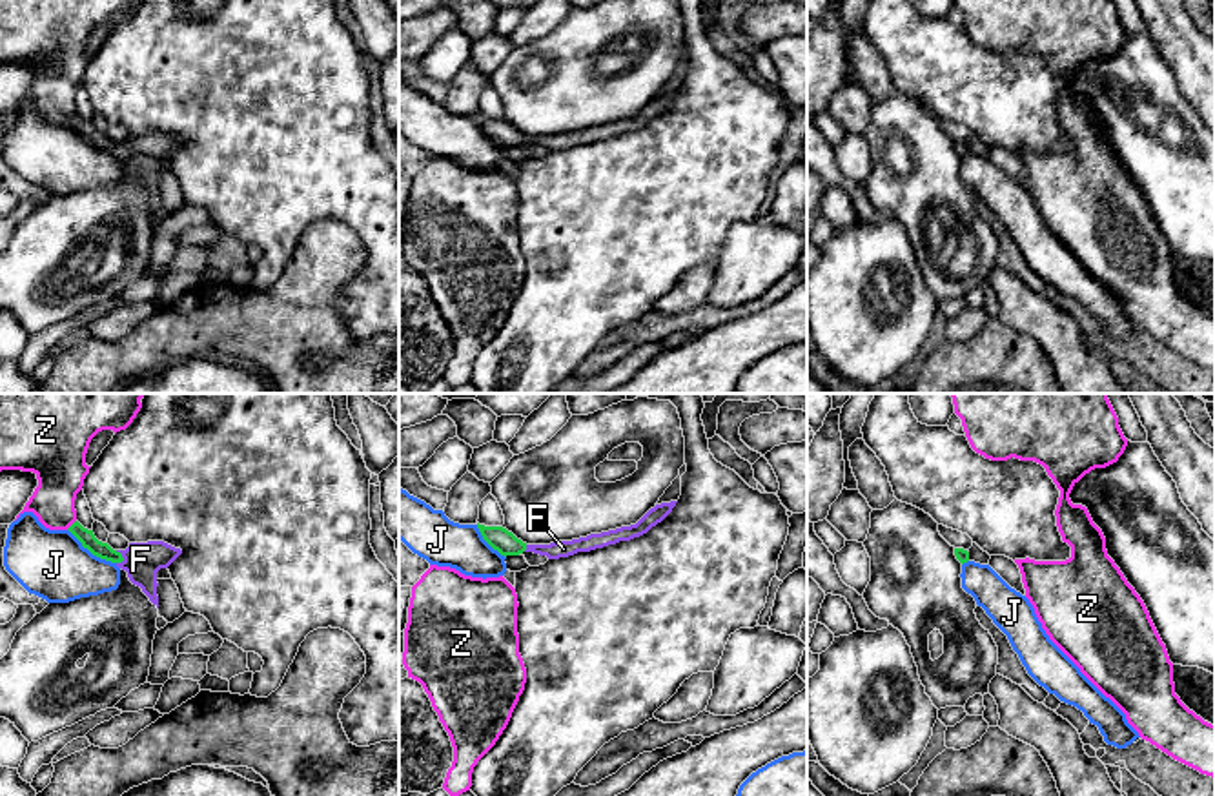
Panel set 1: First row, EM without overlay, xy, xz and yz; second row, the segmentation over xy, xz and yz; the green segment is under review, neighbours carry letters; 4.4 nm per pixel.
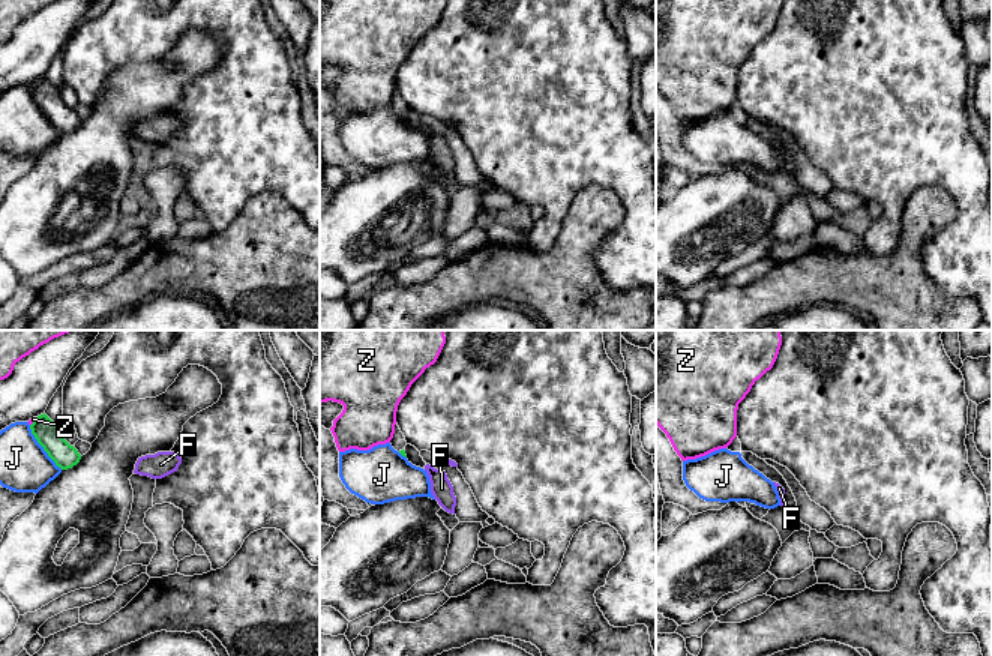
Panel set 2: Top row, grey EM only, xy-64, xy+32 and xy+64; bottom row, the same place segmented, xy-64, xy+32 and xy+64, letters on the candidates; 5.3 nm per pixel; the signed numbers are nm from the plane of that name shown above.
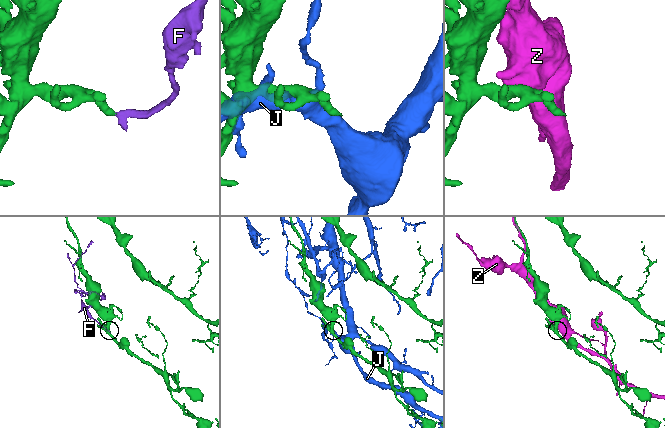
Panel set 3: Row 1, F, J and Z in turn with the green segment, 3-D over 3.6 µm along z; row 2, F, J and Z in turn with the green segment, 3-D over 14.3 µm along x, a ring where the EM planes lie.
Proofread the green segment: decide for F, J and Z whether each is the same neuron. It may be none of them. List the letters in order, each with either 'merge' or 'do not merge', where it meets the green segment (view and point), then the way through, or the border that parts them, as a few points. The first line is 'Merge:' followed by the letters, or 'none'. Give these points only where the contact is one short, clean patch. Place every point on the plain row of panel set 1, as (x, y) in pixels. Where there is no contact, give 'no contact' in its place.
Merge: F
F: merge; contact xy (121, 148); way xy (88, 132), (95, 139), (121, 148), (141, 152)
J: do not merge; contact xy (91, 144)
Z: do not merge; contact xy (71, 117)

